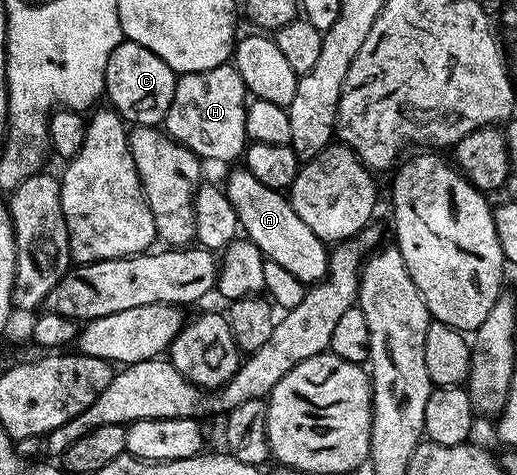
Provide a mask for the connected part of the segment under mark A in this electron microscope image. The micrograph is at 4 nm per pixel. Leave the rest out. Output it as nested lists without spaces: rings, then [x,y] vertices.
[[[244,168],[231,171],[229,179],[223,182],[223,189],[235,208],[235,216],[244,237],[253,242],[268,261],[287,268],[291,276],[306,284],[320,282],[324,278],[329,270],[326,243],[315,236],[315,232],[311,232],[303,220],[299,220],[295,208],[282,191],[267,188],[267,184],[259,184],[259,180],[255,180],[255,176],[251,176],[251,172]]]

